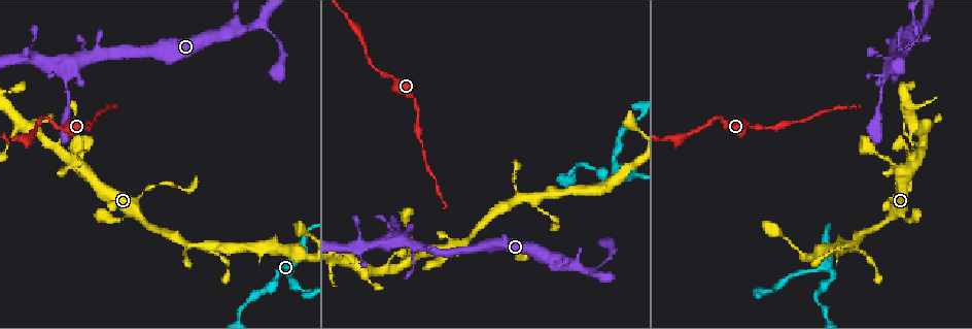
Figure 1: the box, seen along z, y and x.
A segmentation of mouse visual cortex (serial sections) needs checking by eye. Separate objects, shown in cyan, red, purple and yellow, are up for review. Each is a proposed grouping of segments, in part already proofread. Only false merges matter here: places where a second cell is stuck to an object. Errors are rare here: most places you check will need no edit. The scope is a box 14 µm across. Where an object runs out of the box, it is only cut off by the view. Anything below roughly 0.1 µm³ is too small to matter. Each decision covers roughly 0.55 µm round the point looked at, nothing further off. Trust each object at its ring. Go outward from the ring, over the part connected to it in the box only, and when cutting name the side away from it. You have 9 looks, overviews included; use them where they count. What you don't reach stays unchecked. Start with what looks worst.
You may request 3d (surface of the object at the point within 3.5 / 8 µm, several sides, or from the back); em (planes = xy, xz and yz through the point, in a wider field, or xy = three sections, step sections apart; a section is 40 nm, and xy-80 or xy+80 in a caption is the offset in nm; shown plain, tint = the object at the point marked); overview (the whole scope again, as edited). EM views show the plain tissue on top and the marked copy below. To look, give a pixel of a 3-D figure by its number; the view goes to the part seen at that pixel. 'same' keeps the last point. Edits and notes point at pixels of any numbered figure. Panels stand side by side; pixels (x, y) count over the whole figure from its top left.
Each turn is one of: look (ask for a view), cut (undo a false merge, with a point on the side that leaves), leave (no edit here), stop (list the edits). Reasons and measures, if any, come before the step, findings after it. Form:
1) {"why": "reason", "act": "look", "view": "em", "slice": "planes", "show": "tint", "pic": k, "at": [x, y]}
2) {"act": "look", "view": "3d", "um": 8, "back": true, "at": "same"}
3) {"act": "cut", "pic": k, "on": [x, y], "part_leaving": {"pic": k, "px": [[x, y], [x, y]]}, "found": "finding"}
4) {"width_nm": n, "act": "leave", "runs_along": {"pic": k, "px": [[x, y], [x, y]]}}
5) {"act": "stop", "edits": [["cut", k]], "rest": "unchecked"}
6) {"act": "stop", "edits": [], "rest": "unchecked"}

{"why": "thin neck", "act": "look", "view": "3d", "um": 8, "pic": 1, "at": [562, 262]}

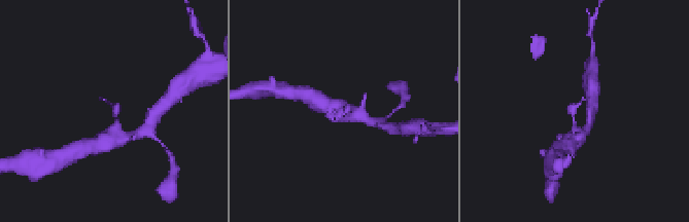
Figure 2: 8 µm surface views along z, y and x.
{"why": "closer look", "act": "look", "view": "3d", "um": 3.5, "pic": 2, "at": [346, 108]}

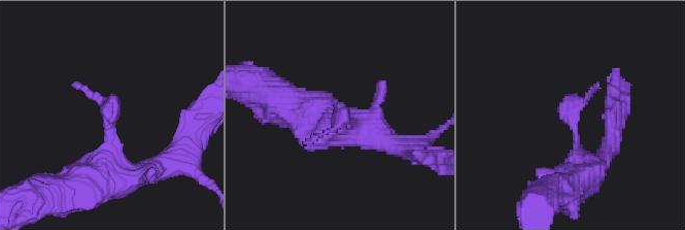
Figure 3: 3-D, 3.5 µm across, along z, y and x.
{"arm_widths_nm": [100, 500], "act": "look", "view": "em", "slice": "xy", "step": 3, "show": "tint", "pic": 3, "at": [574, 130]}

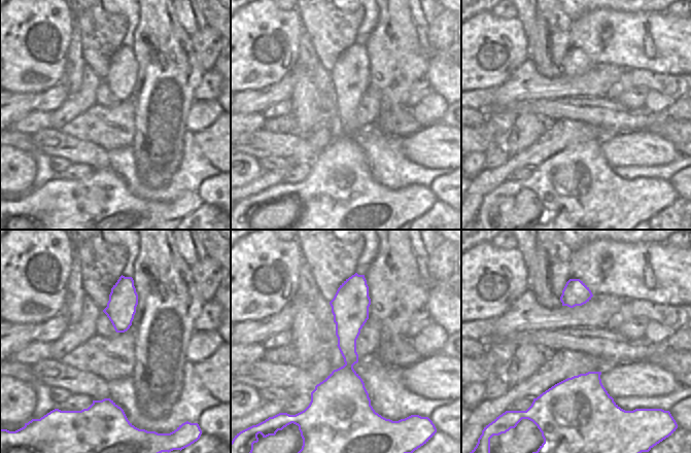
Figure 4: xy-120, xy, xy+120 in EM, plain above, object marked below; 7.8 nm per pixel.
{"act": "leave", "runs_along": {"pic": 4, "px": [[354, 277], [348, 368], [338, 413]]}, "found": "one cell here"}

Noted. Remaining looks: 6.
{"why": "abrupt turn", "act": "look", "view": "3d", "um": 3.5, "pic": 1, "at": [46, 118]}

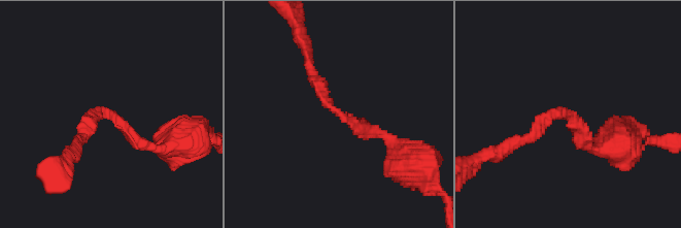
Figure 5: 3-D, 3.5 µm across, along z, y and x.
{"arm_widths_nm": [200, 200], "act": "look", "view": "em", "slice": "xy", "step": 5, "show": "tint", "pic": 5, "at": [336, 110]}

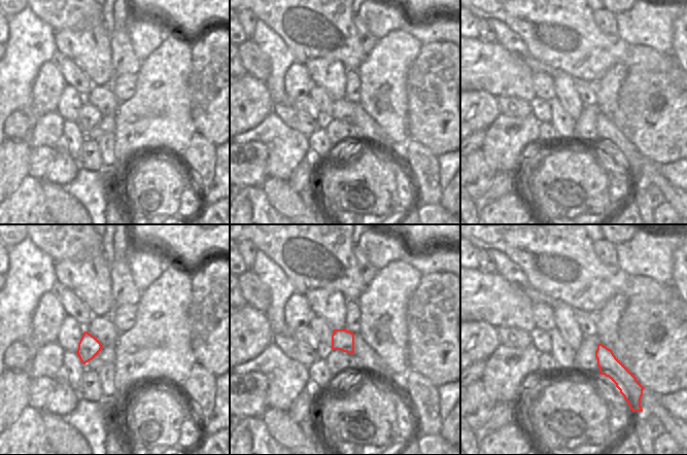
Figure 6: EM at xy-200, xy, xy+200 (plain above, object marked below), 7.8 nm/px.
{"act": "leave", "runs_along": {"pic": 5, "px": [[385, 136], [328, 104], [309, 60]]}, "found": "one cell here"}

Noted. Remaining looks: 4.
{"why": "calibre changes", "act": "look", "view": "3d", "um": 3.5, "pic": 1, "at": [144, 191]}

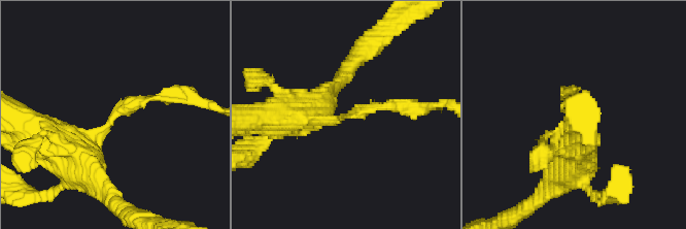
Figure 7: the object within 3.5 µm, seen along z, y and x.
{"arm_widths_nm": [150, 450], "why": "need the tissue", "act": "look", "view": "em", "slice": "xy", "step": 3, "show": "tint", "pic": 7, "at": [118, 112]}

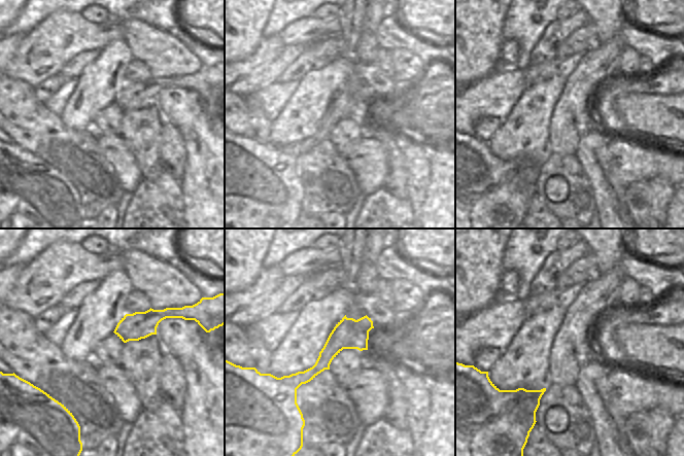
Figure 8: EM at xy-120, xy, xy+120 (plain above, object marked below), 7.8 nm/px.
{"act": "leave", "runs_along": {"pic": 8, "px": [[368, 320], [289, 389]]}, "found": "all the same cell"}

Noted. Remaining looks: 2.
{"act": "stop", "edits": [], "rest": "unchecked"}

